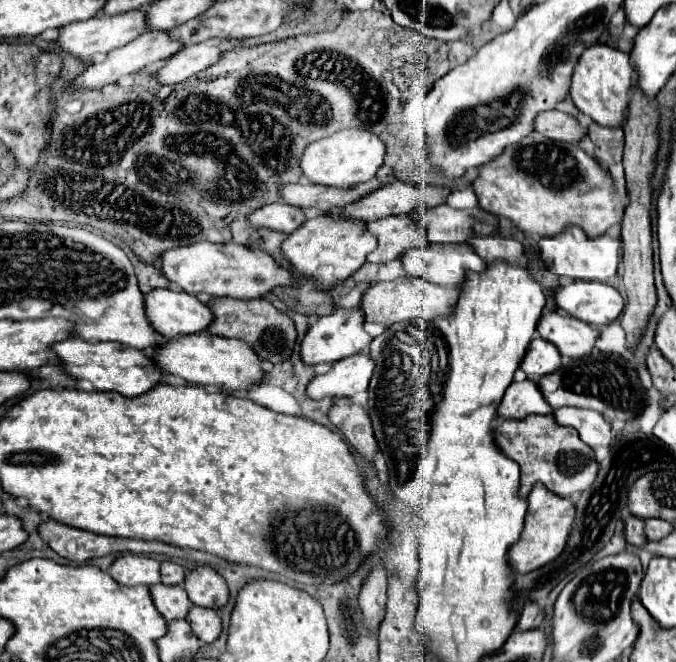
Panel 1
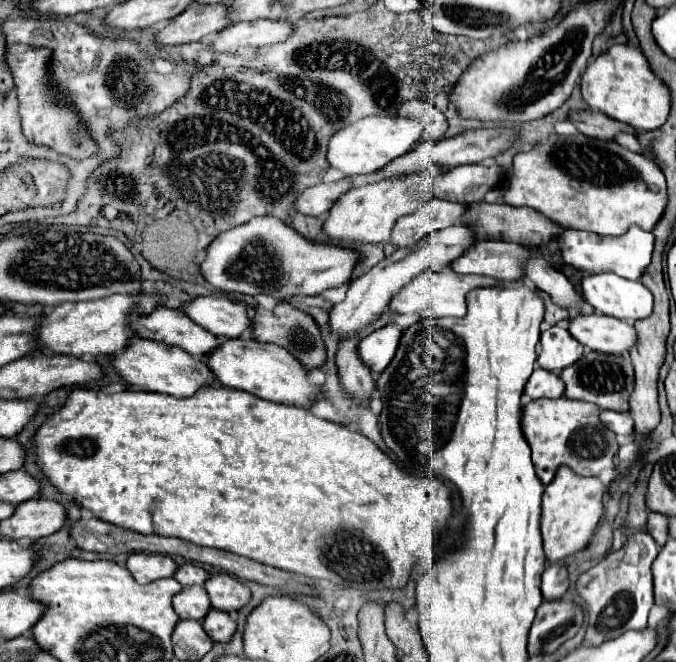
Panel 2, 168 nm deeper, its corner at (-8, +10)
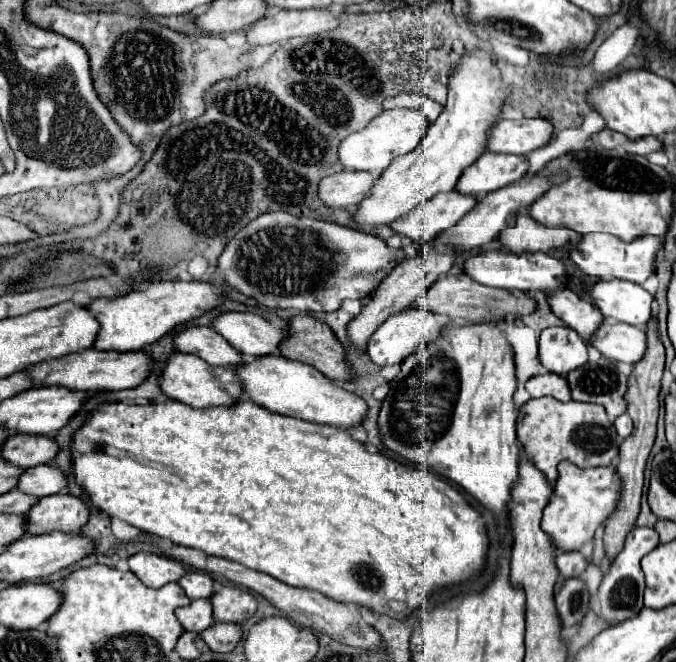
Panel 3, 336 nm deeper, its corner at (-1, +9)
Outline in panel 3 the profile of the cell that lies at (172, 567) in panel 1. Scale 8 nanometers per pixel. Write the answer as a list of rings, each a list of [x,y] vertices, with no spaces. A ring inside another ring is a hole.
[[[190,571],[178,583],[190,599],[208,599],[214,593],[214,579],[200,571]]]

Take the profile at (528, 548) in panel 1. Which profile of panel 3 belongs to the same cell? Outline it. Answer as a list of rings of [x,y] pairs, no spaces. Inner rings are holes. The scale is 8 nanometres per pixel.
[[[562,461],[558,465],[558,471],[560,477],[554,483],[554,495],[544,509],[542,529],[554,539],[558,549],[572,551],[592,541],[596,529],[602,527],[604,521],[616,511],[622,493],[622,483],[614,465],[580,469],[570,461]]]

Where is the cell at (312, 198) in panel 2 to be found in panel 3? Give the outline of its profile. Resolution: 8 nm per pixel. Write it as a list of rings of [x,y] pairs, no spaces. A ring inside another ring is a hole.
[[[340,171],[328,175],[320,183],[320,199],[328,207],[344,207],[356,209],[356,203],[372,191],[372,183],[376,183],[378,175],[366,171]]]

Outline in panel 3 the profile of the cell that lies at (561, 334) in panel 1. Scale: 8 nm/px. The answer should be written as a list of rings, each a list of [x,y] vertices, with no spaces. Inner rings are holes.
[[[604,323],[592,345],[608,359],[634,365],[646,353],[646,331],[628,323]]]

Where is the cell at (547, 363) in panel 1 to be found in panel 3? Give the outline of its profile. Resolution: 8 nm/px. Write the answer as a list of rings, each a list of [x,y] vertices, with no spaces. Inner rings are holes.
[[[550,327],[540,335],[540,363],[560,375],[568,375],[588,361],[588,347],[570,327]]]

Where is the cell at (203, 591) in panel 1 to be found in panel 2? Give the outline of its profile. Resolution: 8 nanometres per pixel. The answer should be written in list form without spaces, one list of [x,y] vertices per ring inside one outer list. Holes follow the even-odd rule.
[[[225,572],[211,574],[205,582],[205,590],[209,594],[211,606],[223,612],[233,612],[245,606],[251,598],[249,588],[235,576],[229,576]]]

